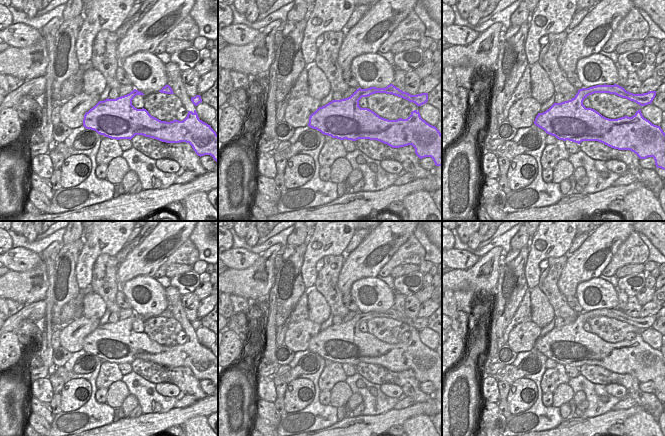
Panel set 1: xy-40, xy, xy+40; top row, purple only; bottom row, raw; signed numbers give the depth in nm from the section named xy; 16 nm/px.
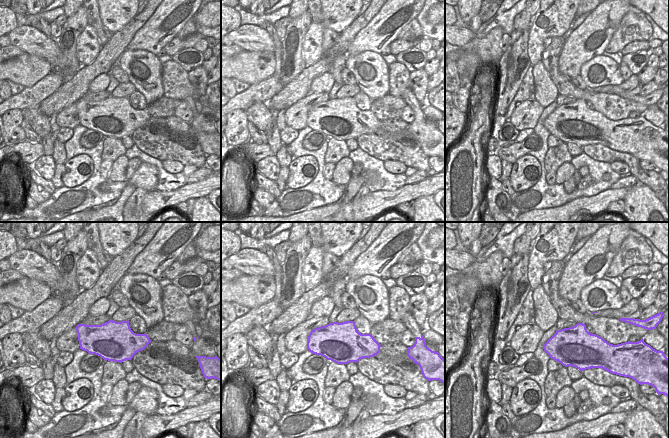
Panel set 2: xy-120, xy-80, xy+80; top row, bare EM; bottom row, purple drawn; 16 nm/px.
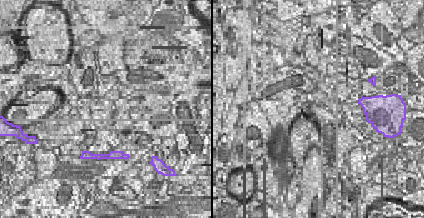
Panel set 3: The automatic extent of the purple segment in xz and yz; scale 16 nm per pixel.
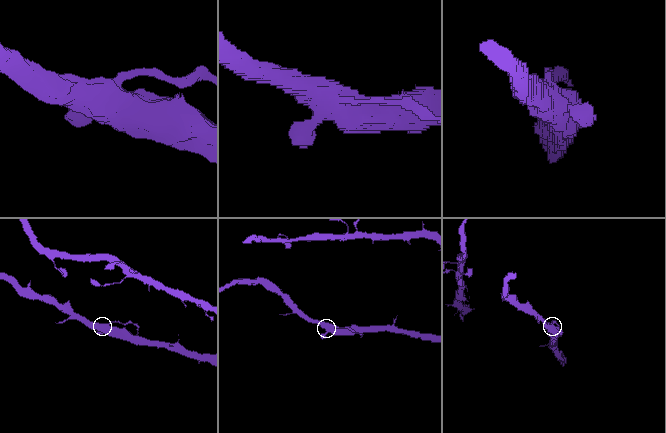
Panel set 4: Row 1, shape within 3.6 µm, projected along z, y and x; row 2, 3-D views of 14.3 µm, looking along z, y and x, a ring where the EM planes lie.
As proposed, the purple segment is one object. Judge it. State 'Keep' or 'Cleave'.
Cleave

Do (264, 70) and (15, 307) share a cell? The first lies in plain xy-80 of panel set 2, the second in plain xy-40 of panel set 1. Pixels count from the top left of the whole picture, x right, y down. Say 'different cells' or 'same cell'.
different cells

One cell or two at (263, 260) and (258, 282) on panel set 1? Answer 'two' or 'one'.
one

